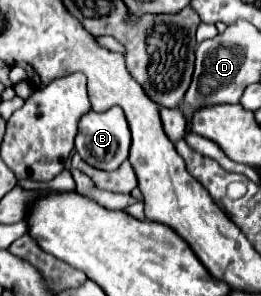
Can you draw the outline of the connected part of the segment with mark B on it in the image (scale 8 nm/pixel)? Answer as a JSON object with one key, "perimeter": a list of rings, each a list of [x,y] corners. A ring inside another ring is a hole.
{"perimeter":[[[111,108],[107,112],[89,112],[79,122],[79,134],[75,138],[77,154],[93,168],[99,170],[117,170],[129,158],[131,132],[121,108]]]}

